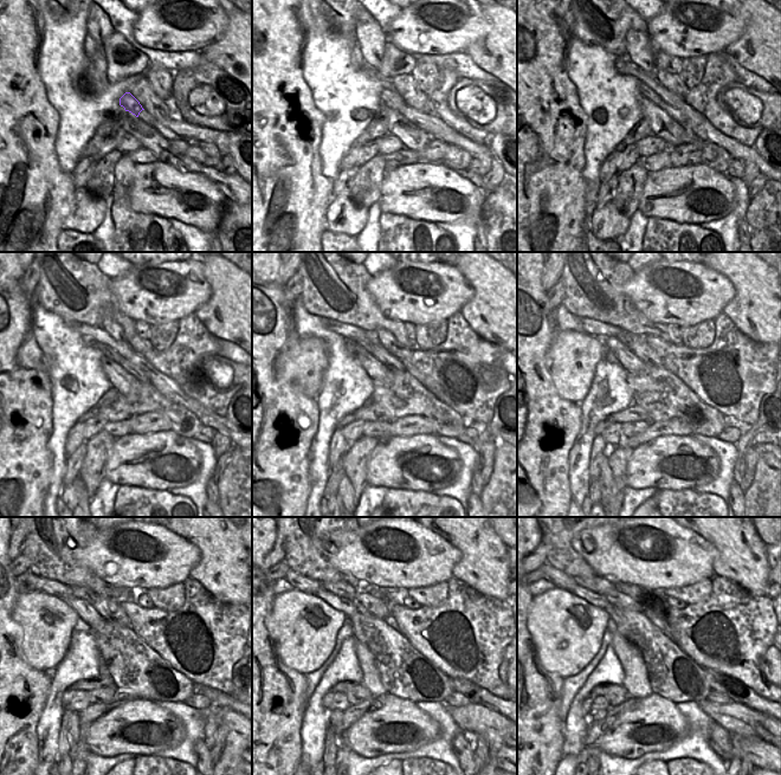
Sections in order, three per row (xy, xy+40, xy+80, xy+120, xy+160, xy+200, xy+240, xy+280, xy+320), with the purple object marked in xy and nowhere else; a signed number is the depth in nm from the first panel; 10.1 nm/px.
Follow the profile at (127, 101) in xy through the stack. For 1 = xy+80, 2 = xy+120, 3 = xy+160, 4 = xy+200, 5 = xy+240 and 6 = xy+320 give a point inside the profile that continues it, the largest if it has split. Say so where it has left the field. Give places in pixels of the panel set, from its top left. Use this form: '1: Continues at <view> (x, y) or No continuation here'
1: Continues at xy+80 (645, 91)
2: Continues at xy+120 (110, 353)
3: Continues at xy+160 (366, 346)
4: Continues at xy+200 (626, 337)
5: Continues at xy+240 (90, 596)
6: Continues at xy+320 (596, 583).

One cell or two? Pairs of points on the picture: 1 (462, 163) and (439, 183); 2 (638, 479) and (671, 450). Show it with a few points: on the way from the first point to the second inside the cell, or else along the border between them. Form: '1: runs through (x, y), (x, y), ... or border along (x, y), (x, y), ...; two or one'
1: border along (441, 163), (456, 172); two
2: runs through (640, 469), (660, 450); one

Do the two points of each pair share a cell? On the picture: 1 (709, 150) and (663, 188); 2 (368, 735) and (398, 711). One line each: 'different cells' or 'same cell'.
1: different cells
2: same cell

